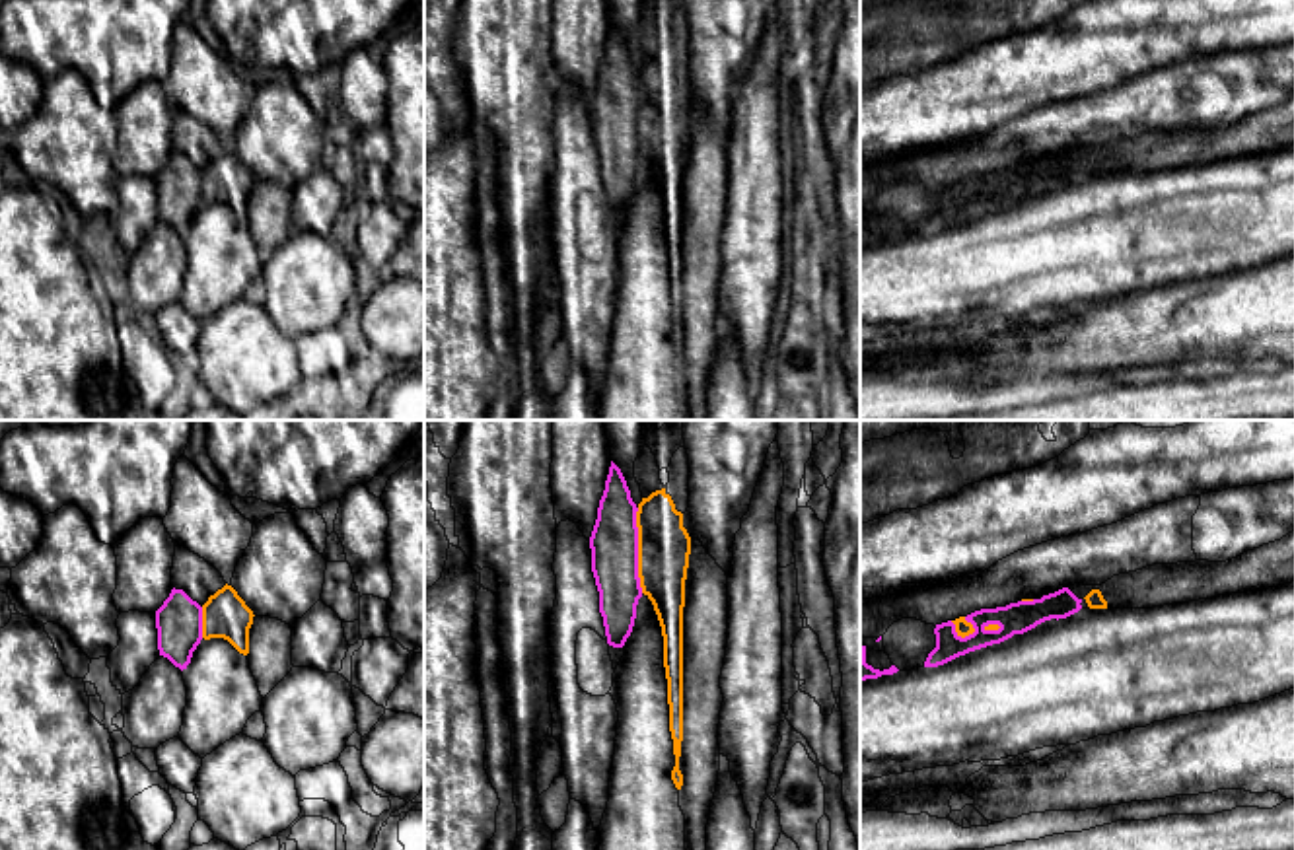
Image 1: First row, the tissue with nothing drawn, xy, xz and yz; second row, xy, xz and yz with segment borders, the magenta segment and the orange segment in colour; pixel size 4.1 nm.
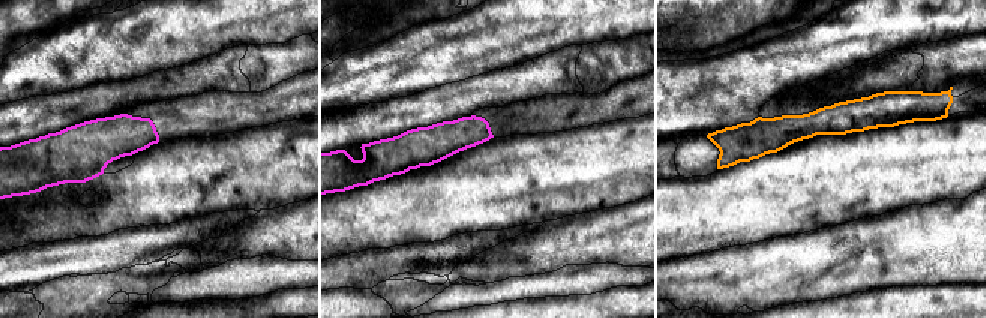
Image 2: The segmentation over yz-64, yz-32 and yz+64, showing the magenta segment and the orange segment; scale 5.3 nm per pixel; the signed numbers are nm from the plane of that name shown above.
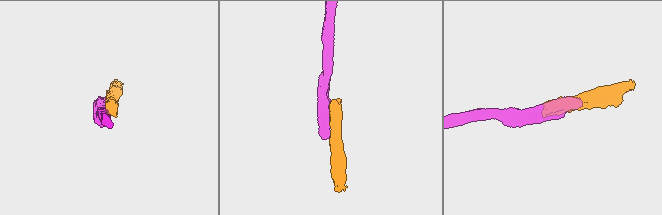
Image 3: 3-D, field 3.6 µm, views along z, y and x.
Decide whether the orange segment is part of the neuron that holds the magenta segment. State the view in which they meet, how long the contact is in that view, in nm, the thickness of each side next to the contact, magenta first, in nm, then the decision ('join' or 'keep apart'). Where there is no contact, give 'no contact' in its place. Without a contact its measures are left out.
xz | 360 nm | 200/220 nm | keep apart

